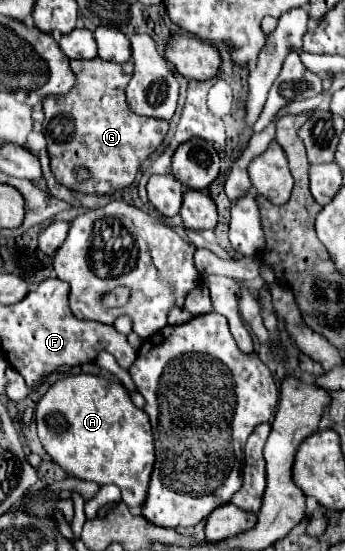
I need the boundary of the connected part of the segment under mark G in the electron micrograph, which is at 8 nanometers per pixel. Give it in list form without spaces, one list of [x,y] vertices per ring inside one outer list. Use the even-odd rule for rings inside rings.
[[[101,57],[95,59],[73,59],[71,69],[75,73],[75,87],[65,93],[65,95],[49,95],[43,99],[43,133],[47,137],[47,151],[51,159],[51,171],[59,183],[73,191],[83,191],[83,193],[113,193],[121,191],[123,187],[131,185],[141,163],[163,143],[169,121],[163,119],[153,119],[153,117],[141,117],[129,111],[125,103],[125,87],[131,79],[133,73],[133,63],[109,63],[103,61]],[[85,167],[89,171],[87,181],[73,179],[75,169]]]

